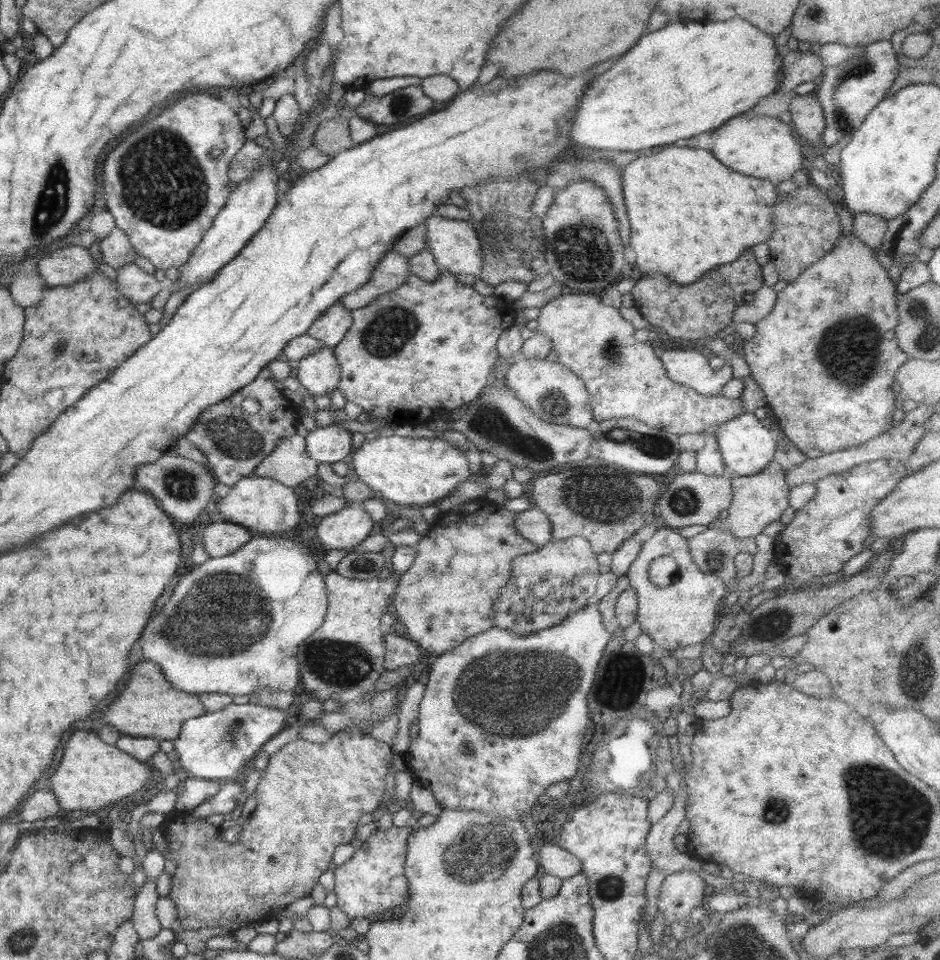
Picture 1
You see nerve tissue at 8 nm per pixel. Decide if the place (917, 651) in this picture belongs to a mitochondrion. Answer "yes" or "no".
yes

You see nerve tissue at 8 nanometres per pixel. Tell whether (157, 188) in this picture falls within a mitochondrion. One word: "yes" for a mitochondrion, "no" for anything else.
yes

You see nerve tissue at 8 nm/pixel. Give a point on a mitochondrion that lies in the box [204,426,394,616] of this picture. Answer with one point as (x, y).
(359, 566)

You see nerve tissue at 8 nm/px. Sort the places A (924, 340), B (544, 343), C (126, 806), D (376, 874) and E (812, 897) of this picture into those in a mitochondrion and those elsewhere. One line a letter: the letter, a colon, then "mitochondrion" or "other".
A: mitochondrion
B: other
C: other
D: other
E: other

